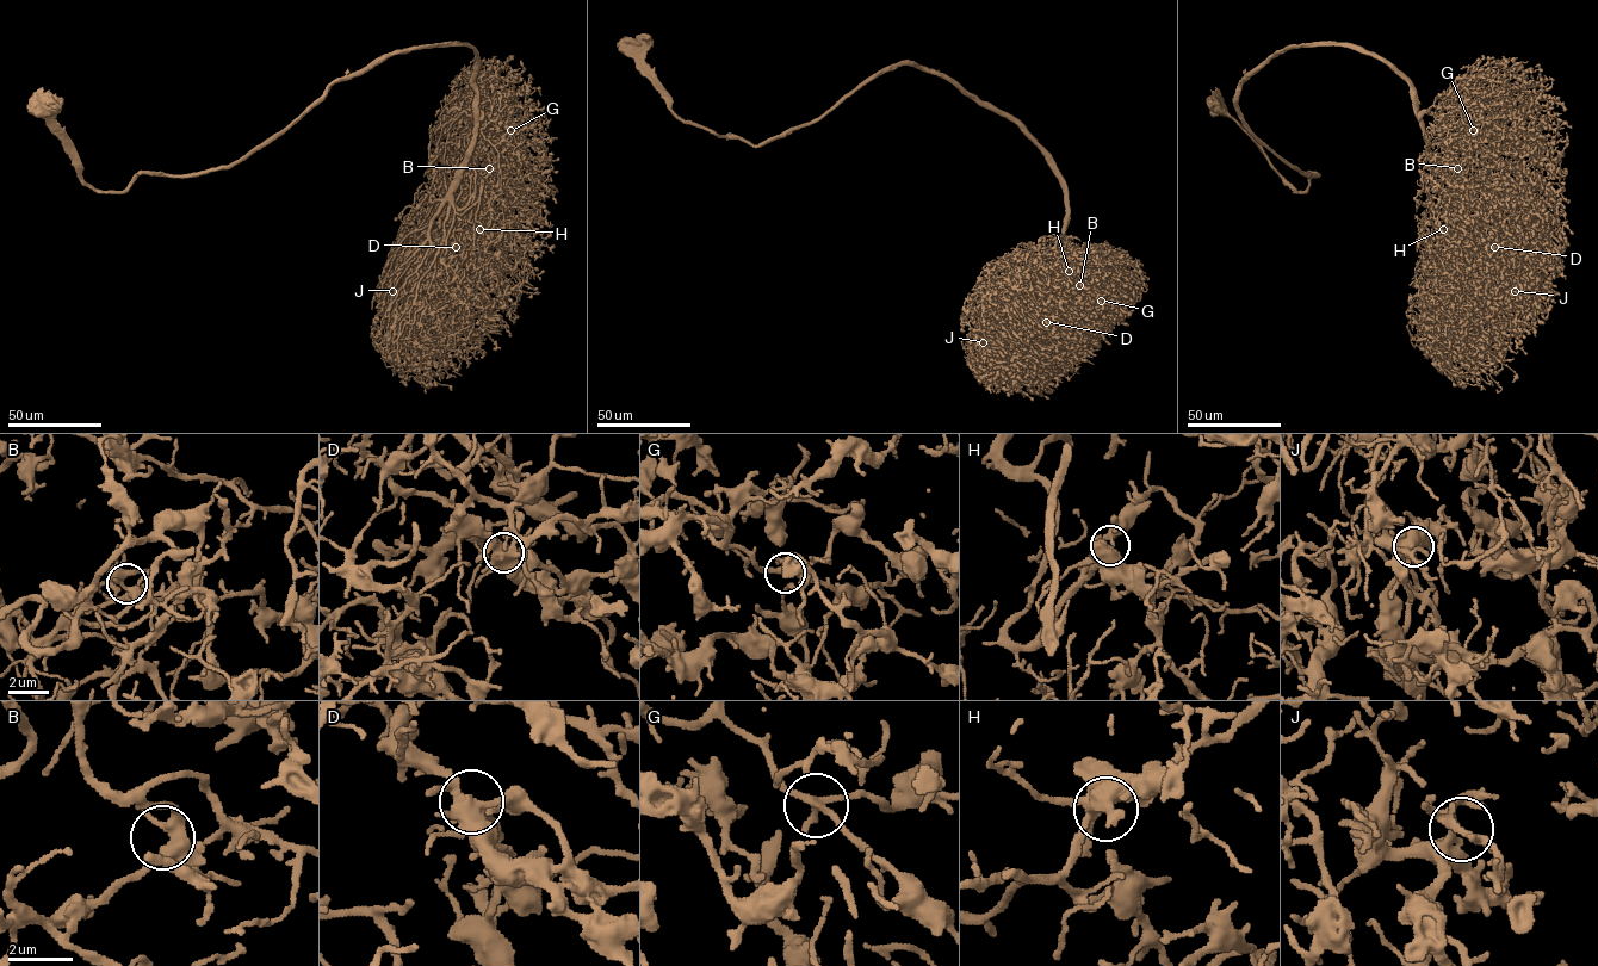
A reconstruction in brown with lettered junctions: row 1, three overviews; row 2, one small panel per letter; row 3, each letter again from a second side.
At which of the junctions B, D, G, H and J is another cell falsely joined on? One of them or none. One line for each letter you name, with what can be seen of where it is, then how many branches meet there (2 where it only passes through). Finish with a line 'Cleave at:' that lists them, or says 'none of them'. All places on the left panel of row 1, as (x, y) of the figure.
D: Place: (456, 247). Branches: 6
Cleave at: D

